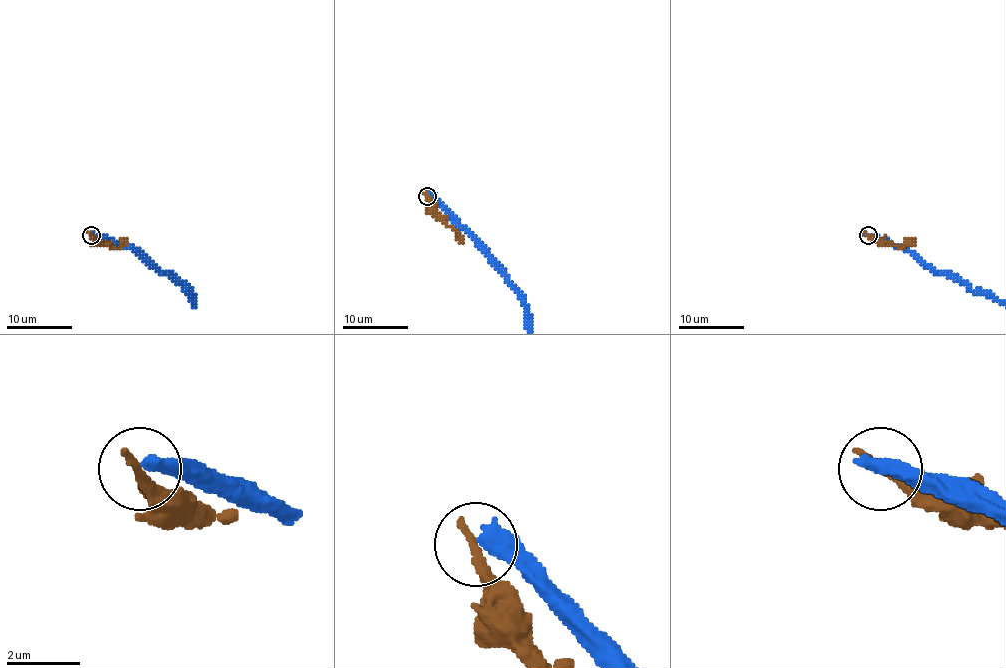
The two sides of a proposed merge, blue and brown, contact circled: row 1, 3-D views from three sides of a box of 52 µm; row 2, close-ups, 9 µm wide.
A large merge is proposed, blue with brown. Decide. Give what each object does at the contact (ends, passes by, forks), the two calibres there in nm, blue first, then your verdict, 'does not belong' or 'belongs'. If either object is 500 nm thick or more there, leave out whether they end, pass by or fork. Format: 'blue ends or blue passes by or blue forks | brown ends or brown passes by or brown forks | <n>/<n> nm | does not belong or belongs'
blue ends | brown ends | 480/280 nm | does not belong

